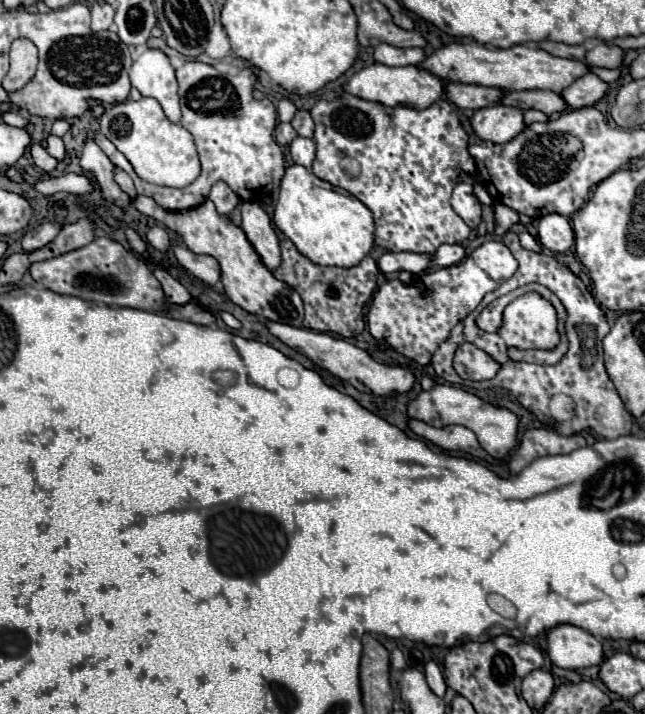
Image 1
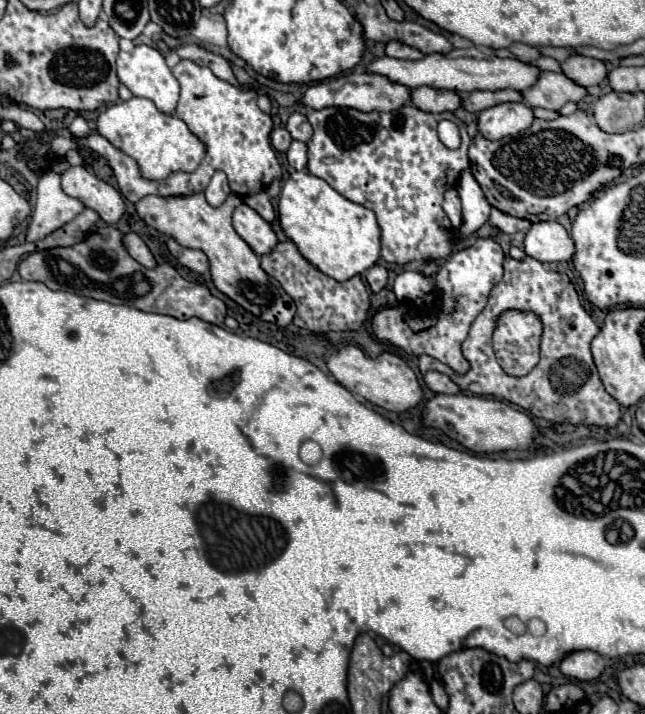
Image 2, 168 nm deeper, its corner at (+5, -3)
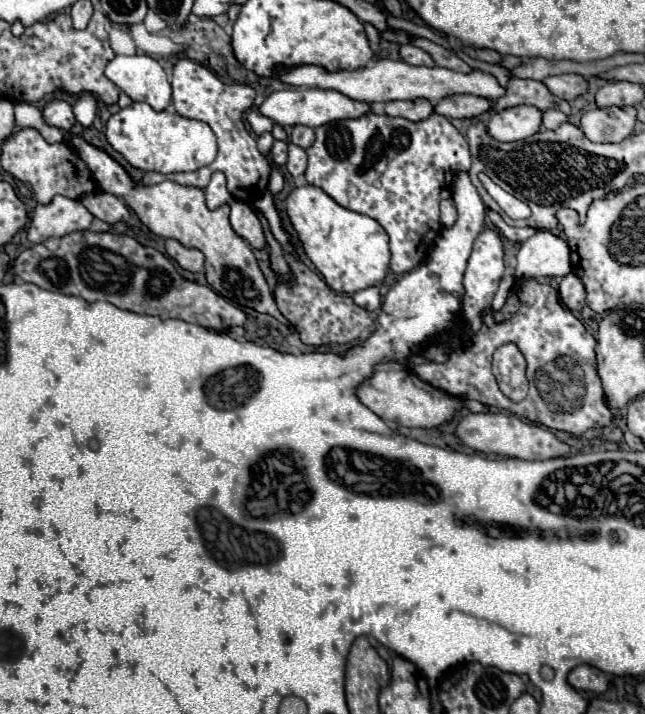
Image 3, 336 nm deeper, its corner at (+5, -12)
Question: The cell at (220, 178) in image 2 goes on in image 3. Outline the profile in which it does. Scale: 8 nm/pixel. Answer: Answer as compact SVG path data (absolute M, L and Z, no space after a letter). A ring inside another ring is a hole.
M215 172L211 176L211 182L209 186L205 188L205 194L207 194L207 208L209 210L215 210L223 204L229 202L231 194L227 192L227 186L225 186L225 174L223 172Z

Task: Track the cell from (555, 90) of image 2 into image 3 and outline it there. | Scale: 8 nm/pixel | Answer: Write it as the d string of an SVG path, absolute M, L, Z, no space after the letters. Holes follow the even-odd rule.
M511 78L505 86L505 96L495 100L493 110L501 112L505 108L513 108L519 104L531 104L537 106L539 110L547 110L553 106L553 96L541 82Z

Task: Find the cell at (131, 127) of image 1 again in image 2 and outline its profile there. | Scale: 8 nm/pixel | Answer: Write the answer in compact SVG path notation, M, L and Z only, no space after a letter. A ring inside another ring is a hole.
M133 97L129 101L107 107L107 111L103 111L97 119L97 133L111 141L113 147L133 157L141 175L151 181L167 179L177 171L193 173L205 155L205 145L189 131L181 119L161 113L153 101L141 97Z

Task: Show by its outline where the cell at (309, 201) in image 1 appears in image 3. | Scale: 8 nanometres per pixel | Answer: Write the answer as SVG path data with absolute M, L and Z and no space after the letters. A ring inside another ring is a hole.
M317 186L295 188L285 204L289 220L297 230L307 256L335 292L353 294L385 280L391 258L389 236L377 220L339 206Z

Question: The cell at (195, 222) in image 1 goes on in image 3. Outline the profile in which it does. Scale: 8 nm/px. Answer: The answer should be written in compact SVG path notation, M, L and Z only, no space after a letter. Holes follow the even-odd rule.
M63 132L63 138L71 140L73 148L77 148L79 156L87 162L99 188L105 192L117 190L117 196L127 202L127 206L139 216L139 220L153 234L163 236L163 238L175 238L183 246L199 248L205 254L205 276L207 276L209 286L215 292L219 292L223 298L227 298L229 302L233 302L237 306L243 306L243 308L249 306L257 312L271 314L281 322L285 320L271 296L271 290L257 266L257 260L255 260L249 244L245 244L245 240L241 240L241 236L237 236L233 232L233 228L229 224L229 206L227 204L223 204L215 210L209 210L205 206L205 192L201 188L181 186L173 180L165 180L155 186L135 184L131 180L131 176L127 174L127 170L115 158L111 158L105 150L89 144L83 136L77 136L71 132Z

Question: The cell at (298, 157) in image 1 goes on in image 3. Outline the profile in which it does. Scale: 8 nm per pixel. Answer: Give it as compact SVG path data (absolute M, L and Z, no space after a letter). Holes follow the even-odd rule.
M289 142L289 160L287 160L287 170L291 172L293 178L301 176L307 168L307 154L301 146Z

